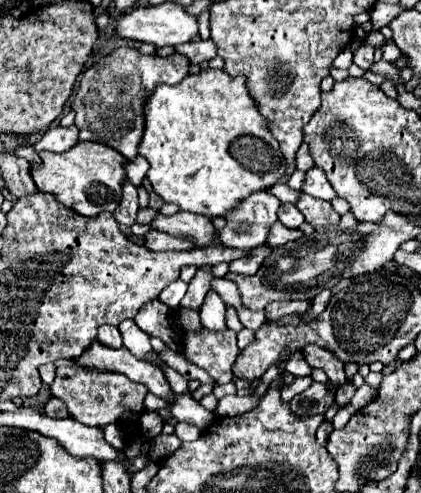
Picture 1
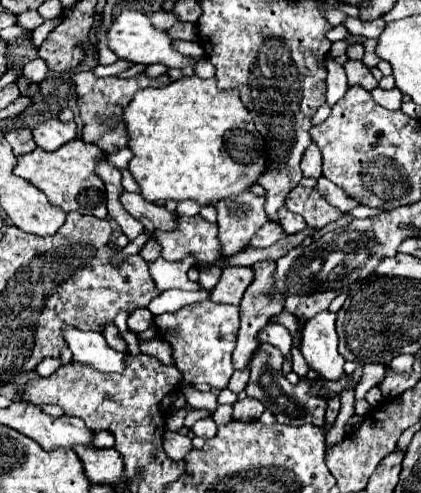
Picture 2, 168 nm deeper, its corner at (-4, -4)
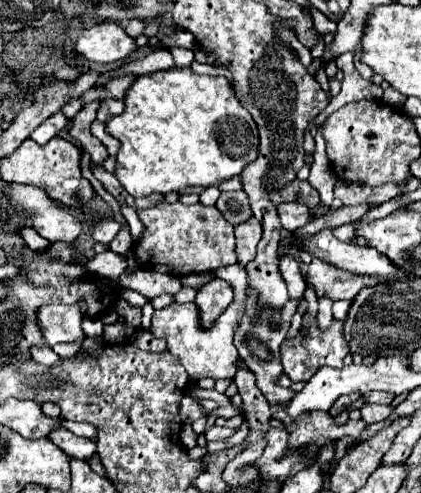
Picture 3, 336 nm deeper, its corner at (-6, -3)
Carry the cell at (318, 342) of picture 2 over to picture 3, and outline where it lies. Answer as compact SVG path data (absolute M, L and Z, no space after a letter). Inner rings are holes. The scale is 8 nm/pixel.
M320 299L320 311L318 311L318 325L320 329L328 329L334 323L332 315L332 301L330 299Z

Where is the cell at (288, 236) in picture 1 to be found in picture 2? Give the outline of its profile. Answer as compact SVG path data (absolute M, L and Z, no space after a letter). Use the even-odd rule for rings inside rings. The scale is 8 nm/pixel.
M266 222L248 242L246 248L266 248L266 246L272 246L274 242L278 242L280 238L284 238L284 230L280 224L274 224L274 222Z

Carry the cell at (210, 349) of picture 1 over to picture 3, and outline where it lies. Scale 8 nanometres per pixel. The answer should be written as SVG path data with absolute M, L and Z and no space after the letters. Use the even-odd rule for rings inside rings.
M235 264L221 267L216 271L216 276L228 281L232 285L234 301L226 307L226 311L214 321L214 325L204 327L200 321L198 305L196 303L172 303L160 311L154 311L152 317L152 329L150 333L154 337L162 337L168 343L168 351L174 353L174 357L180 359L184 365L188 377L192 383L204 377L212 379L232 379L236 375L236 361L238 361L238 351L234 347L234 333L240 327L240 321L246 313L246 271L244 267Z

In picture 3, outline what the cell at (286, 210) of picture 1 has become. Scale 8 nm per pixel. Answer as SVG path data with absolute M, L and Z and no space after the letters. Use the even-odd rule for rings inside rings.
M282 203L282 205L278 205L278 215L280 215L282 227L290 233L296 231L298 227L306 225L312 219L308 207L304 207L300 203Z

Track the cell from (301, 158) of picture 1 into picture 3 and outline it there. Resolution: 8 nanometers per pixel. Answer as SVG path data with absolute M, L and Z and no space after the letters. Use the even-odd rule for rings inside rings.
M344 53L344 55L340 55L340 57L336 59L338 67L340 67L342 73L344 73L342 91L330 99L330 105L328 105L324 111L320 112L320 115L306 128L303 147L308 155L312 155L312 153L314 153L314 147L316 147L314 135L310 133L313 127L317 127L318 124L321 124L328 116L332 115L336 109L340 109L342 105L346 105L346 103L350 103L350 101L356 101L356 99L376 99L376 101L378 101L378 99L382 97L382 87L378 87L378 85L374 85L374 83L362 79L360 73L356 71L352 59L354 59L354 53Z

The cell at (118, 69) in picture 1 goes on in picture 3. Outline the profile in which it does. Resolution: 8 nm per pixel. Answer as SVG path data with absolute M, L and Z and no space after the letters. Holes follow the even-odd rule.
M104 99L98 107L98 121L106 123L110 121L110 117L116 117L118 113L122 113L124 109L124 99Z

